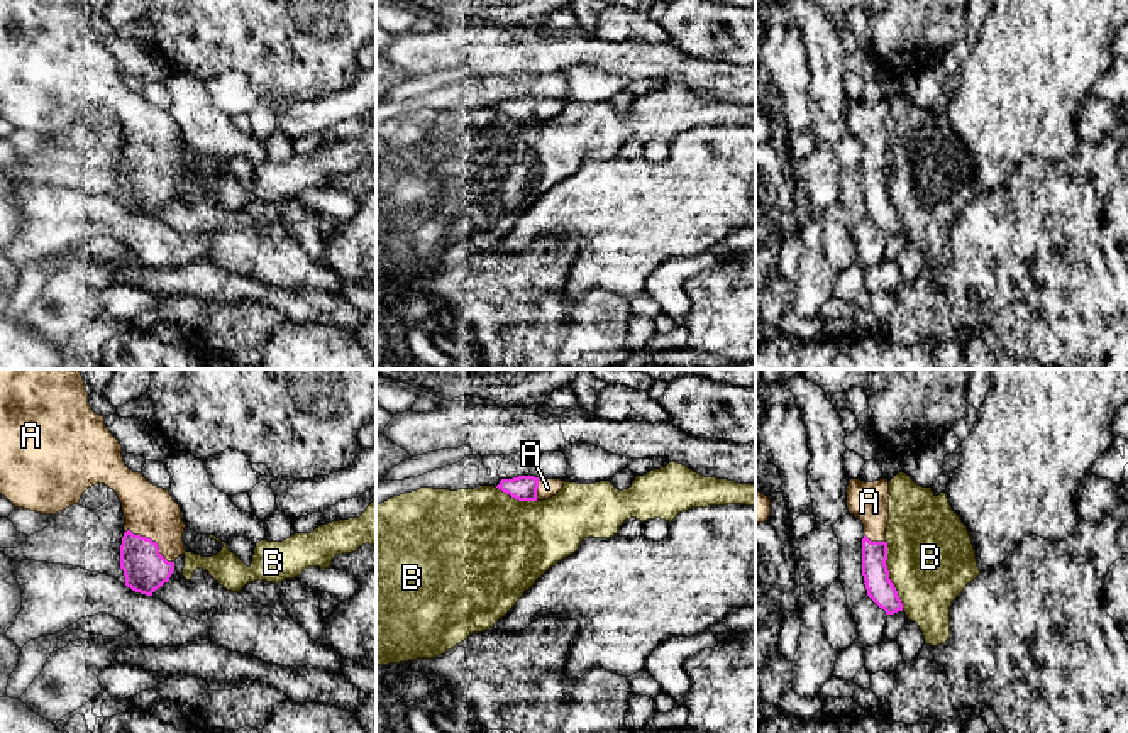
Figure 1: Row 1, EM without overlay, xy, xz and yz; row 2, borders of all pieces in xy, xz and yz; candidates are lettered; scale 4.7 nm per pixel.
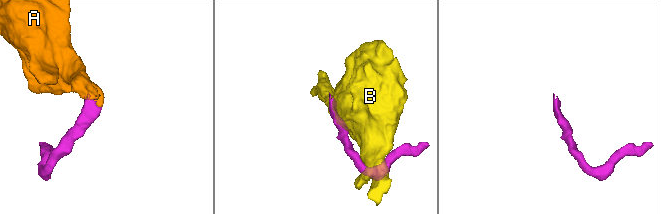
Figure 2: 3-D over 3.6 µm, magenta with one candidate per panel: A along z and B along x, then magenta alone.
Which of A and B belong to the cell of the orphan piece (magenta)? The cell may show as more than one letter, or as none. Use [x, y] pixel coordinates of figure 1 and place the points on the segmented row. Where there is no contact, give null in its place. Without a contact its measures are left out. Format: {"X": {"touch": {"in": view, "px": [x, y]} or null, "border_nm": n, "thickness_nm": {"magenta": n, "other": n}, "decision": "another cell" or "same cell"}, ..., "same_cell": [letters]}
{"A": {"touch": {"in": "xy", "px": [149, 539]}, "border_nm": 280, "thickness_nm": {"magenta": 200, "other": 240}, "decision": "same cell"}, "B": {"touch": {"in": "yz", "px": [888, 574]}, "border_nm": 340, "thickness_nm": {"magenta": 130, "other": 420}, "decision": "another cell"}, "same_cell": ["A"]}

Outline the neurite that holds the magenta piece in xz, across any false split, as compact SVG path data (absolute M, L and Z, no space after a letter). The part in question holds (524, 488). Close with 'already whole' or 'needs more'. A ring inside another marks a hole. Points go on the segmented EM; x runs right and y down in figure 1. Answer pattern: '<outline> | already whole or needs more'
M518 476L513 479L501 479L496 488L518 501L545 501L556 496L564 482L566 481L561 479Z | needs more

